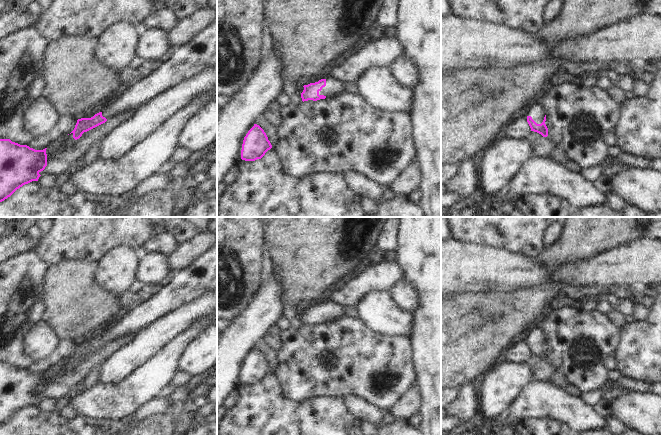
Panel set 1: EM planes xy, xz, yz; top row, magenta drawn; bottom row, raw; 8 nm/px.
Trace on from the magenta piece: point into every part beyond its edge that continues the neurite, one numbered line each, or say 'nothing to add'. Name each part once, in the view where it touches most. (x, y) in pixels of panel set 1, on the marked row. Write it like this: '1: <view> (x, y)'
1: xz (334, 87)

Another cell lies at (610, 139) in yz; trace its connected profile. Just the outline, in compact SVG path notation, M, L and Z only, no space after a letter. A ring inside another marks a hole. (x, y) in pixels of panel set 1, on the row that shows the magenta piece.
M610 131L606 136L605 136L605 142L608 147L614 147L617 145L617 138L614 133L614 131Z

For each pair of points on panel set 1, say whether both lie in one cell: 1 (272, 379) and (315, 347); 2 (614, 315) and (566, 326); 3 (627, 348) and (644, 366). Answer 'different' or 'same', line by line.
1: different
2: different
3: same

